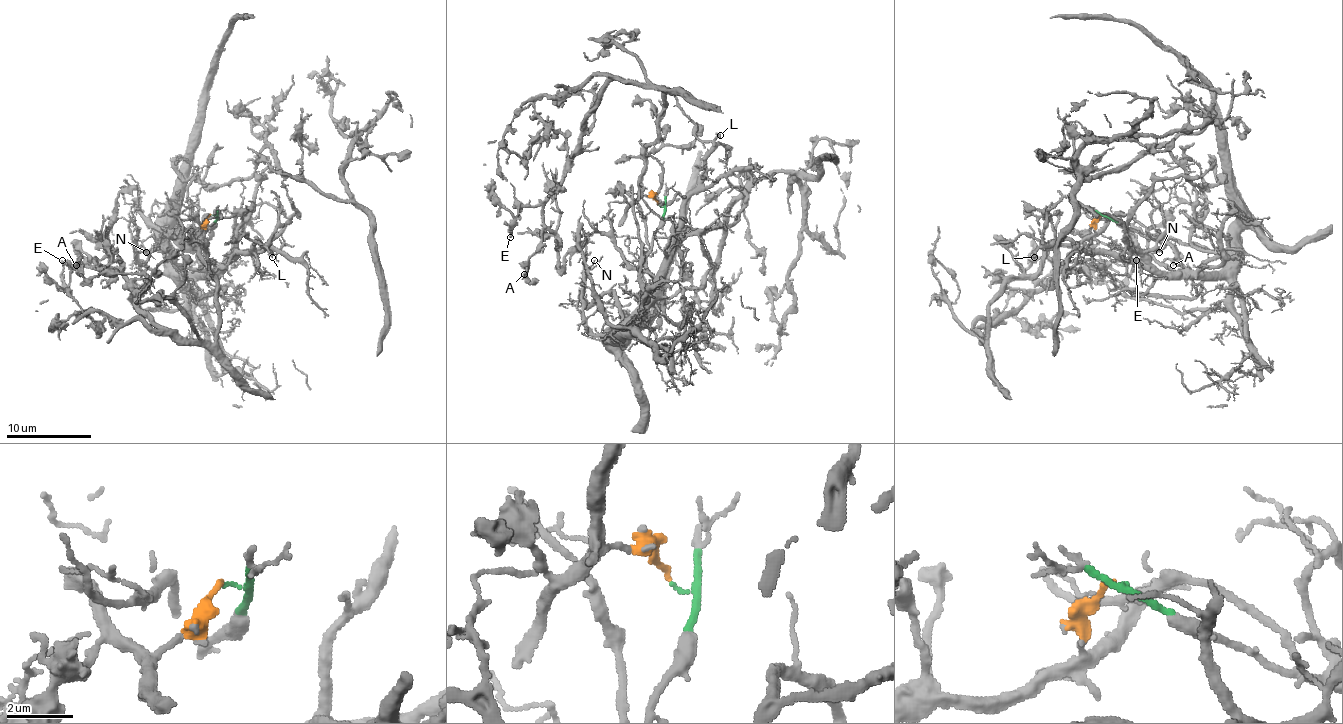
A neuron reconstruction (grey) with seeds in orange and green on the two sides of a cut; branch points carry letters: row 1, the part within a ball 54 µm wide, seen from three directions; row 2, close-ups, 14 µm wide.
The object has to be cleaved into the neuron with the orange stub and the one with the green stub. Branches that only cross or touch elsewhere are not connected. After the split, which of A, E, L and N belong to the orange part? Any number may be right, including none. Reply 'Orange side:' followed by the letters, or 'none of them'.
Orange side: A, E

